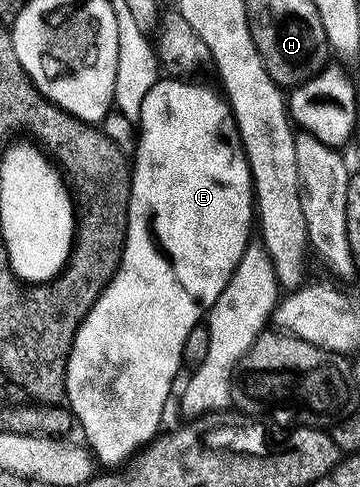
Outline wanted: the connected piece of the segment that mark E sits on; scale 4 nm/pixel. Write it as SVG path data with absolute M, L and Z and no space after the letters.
M162 79L146 95L146 103L142 103L142 115L138 122L140 128L140 146L134 153L132 169L132 198L129 205L129 229L126 239L126 251L116 273L116 278L108 284L98 303L90 311L90 315L82 323L78 335L72 344L72 354L68 357L68 374L66 375L66 405L73 418L84 428L84 437L94 454L95 460L104 467L123 467L133 460L145 447L161 436L160 424L164 421L164 412L168 409L168 400L172 397L172 388L176 385L176 376L184 365L184 348L196 328L218 303L222 291L230 283L238 263L242 263L242 255L249 247L250 238L254 233L254 222L258 210L254 200L252 169L248 165L248 155L240 140L240 131L236 127L236 116L232 107L219 92L207 89L204 85L195 85L192 79Z

